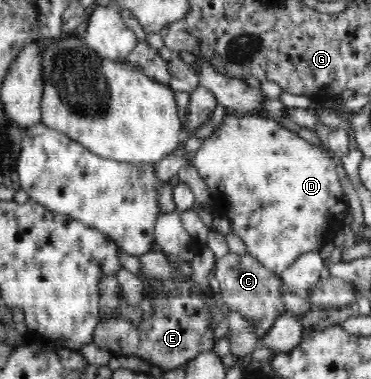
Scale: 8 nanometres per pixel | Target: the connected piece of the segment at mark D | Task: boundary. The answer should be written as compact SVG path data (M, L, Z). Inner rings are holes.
M227 110L226 117L194 154L192 164L208 185L214 205L224 208L216 216L226 216L232 232L244 241L247 252L279 277L298 256L319 252L341 228L343 214L349 208L335 163L327 158L326 152L262 114L239 115Z

